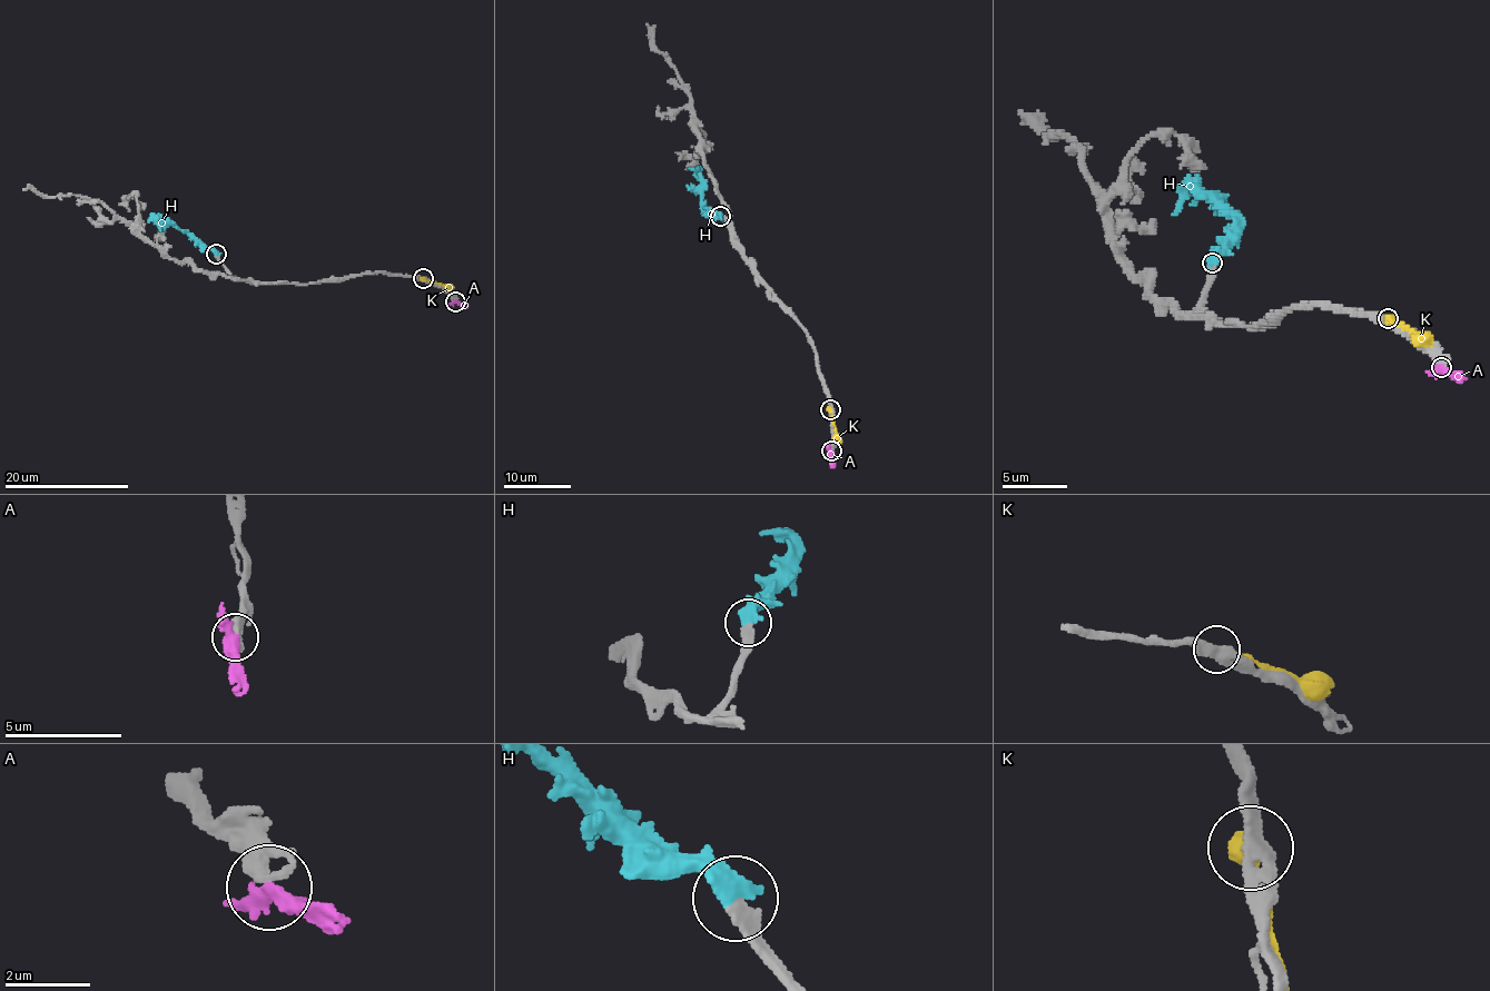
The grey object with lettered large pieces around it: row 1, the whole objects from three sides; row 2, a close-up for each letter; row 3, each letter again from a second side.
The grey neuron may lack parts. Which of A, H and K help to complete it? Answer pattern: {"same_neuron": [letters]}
{"same_neuron": ["H"]}

